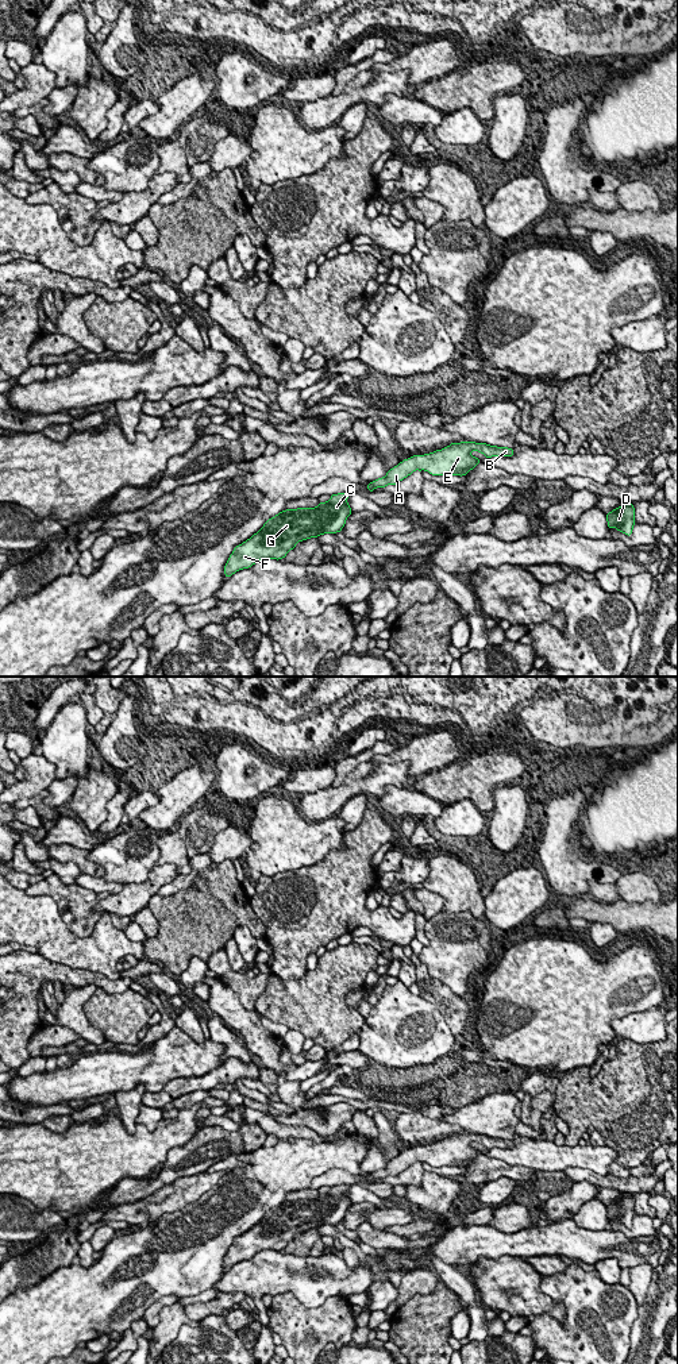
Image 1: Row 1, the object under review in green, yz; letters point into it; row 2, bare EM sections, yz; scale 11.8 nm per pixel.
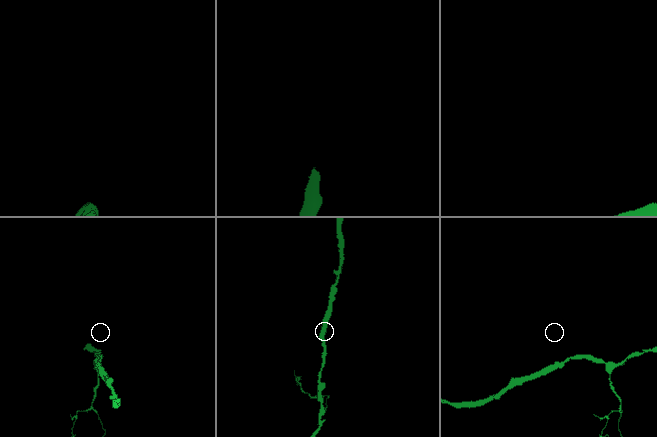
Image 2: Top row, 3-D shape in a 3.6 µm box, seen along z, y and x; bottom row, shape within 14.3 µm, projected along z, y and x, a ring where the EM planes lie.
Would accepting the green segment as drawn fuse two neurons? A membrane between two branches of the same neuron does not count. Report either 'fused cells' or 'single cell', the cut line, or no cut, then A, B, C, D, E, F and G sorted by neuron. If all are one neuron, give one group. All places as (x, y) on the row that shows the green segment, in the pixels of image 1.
single cell; no cut; A B C D E F G

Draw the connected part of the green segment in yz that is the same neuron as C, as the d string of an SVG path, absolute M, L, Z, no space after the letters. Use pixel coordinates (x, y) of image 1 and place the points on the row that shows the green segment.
M331 494L327 502L319 502L316 508L286 509L269 519L257 533L235 546L224 566L224 575L230 578L266 558L280 560L297 542L340 532L353 513L347 504L348 494Z

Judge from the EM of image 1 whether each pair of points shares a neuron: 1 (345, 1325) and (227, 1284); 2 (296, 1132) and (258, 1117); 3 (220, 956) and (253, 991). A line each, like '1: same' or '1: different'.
1: different
2: same
3: same

